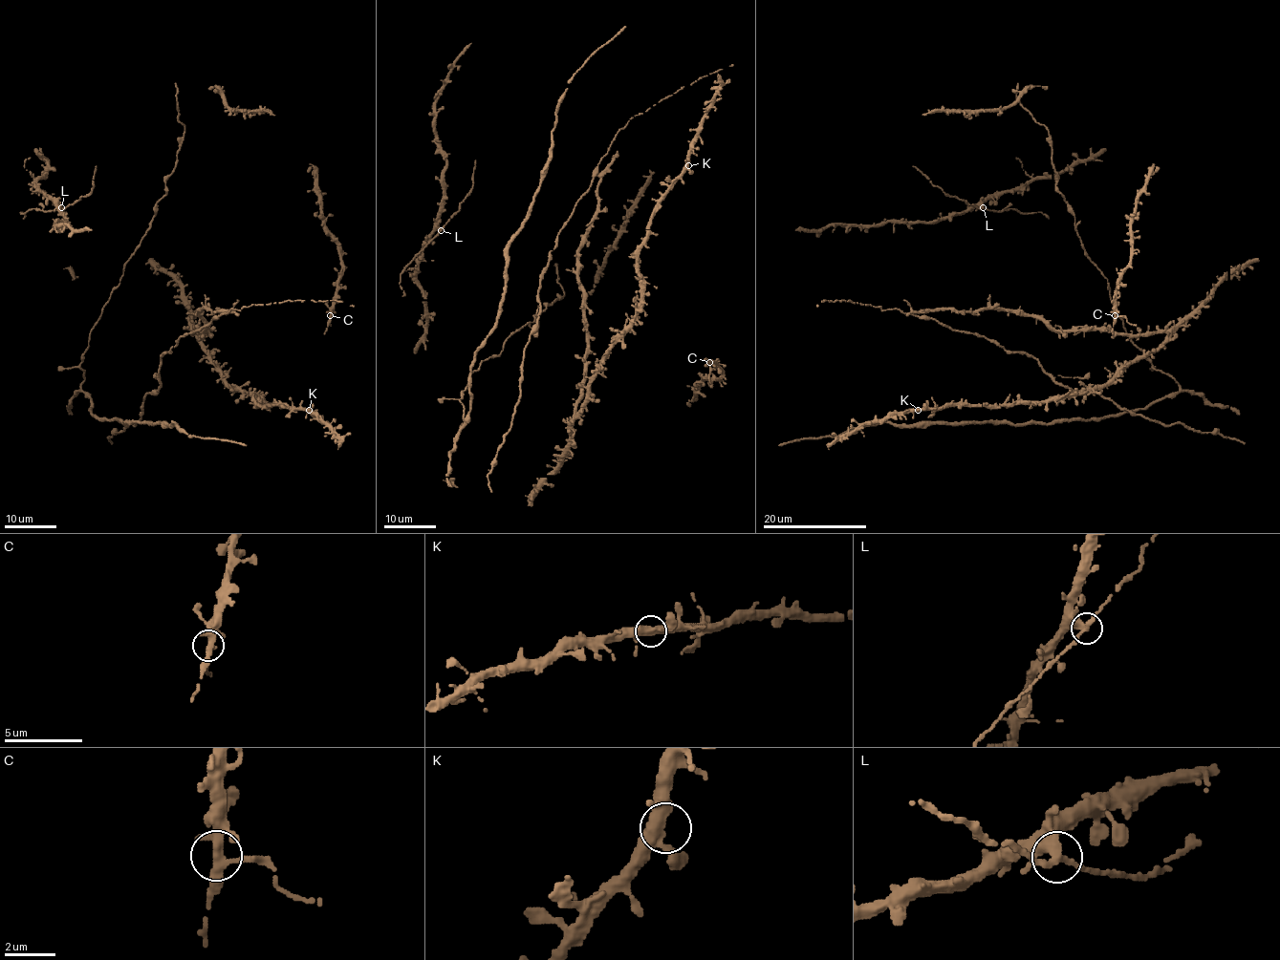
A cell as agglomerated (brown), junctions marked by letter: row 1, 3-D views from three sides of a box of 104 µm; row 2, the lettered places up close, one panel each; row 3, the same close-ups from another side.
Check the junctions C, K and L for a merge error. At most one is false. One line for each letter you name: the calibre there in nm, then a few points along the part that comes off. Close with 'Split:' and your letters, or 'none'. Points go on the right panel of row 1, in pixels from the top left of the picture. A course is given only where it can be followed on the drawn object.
L: calibre 320 nm; course (983, 207), (967, 204), (945, 193), (913, 165)
Split: L

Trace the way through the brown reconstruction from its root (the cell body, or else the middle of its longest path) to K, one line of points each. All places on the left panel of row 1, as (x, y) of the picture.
K: (161, 385), (161, 357), (218, 309), (199, 309), (206, 329), (195, 333), (221, 376), (260, 406), (309, 410)

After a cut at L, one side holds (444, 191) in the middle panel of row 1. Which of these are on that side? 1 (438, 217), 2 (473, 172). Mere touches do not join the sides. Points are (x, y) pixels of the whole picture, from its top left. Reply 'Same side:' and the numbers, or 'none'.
Same side: 1

